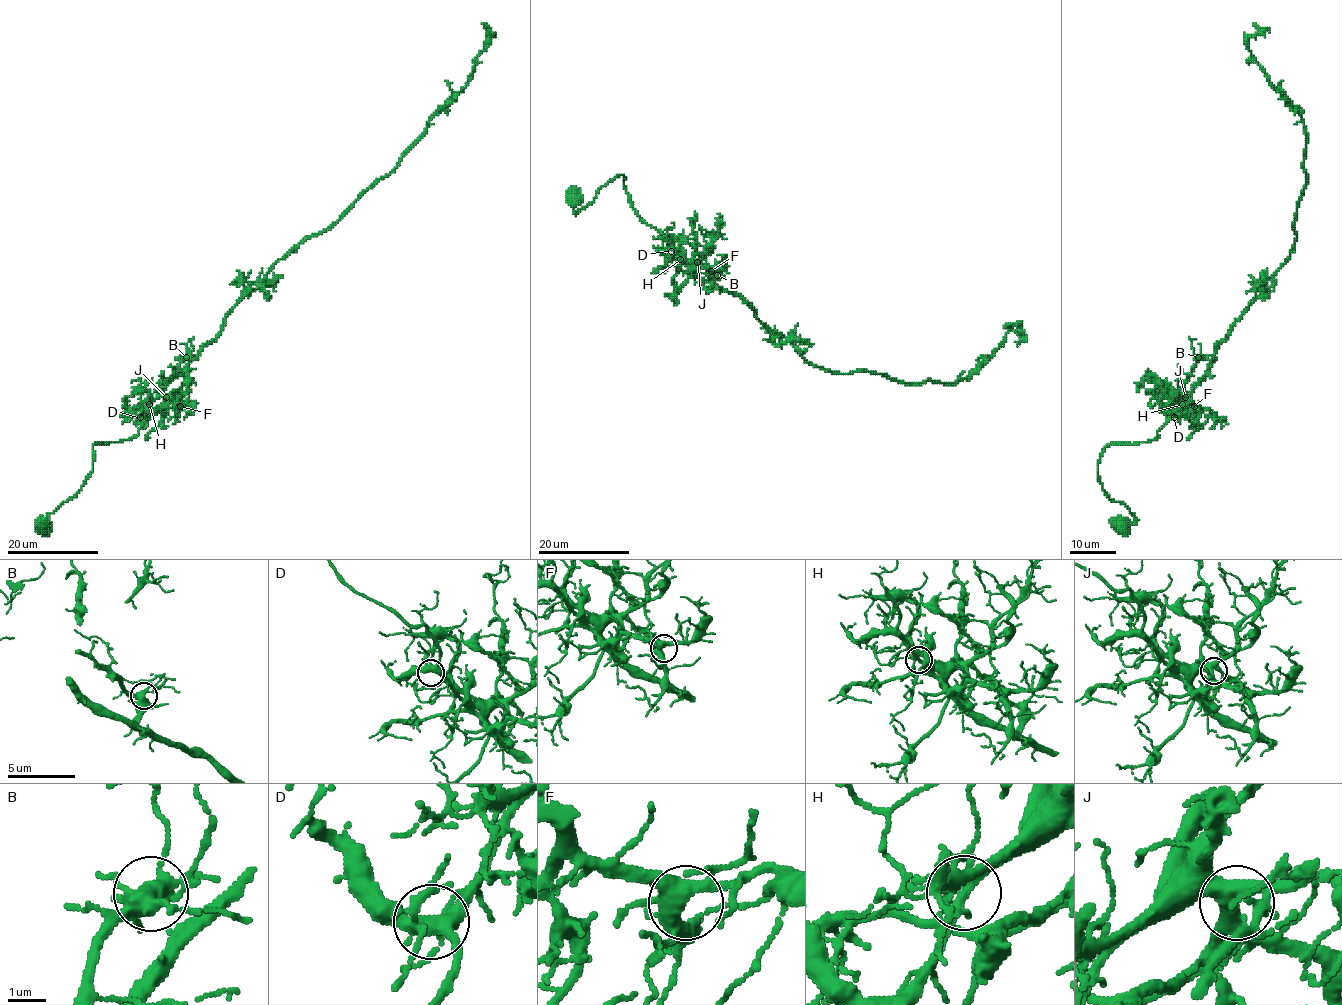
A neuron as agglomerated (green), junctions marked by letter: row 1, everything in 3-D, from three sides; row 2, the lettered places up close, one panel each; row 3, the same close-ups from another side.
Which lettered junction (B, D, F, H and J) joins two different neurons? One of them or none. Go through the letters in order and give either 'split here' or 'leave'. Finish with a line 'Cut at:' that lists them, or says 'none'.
B: leave
D: leave
F: leave
H: leave
J: leave
Cut at: none

